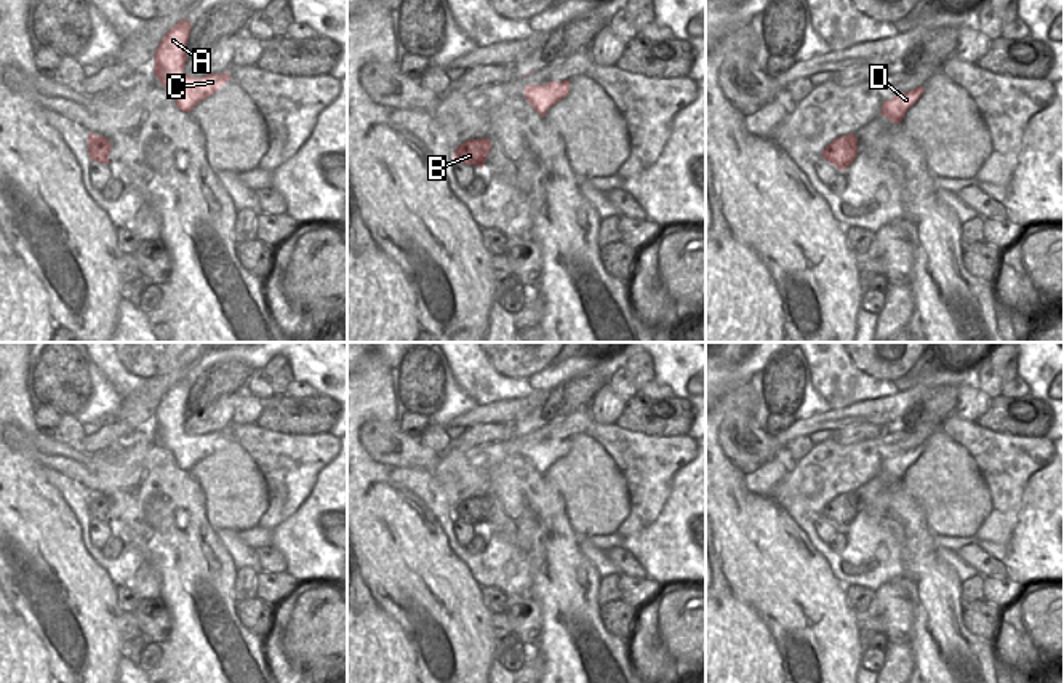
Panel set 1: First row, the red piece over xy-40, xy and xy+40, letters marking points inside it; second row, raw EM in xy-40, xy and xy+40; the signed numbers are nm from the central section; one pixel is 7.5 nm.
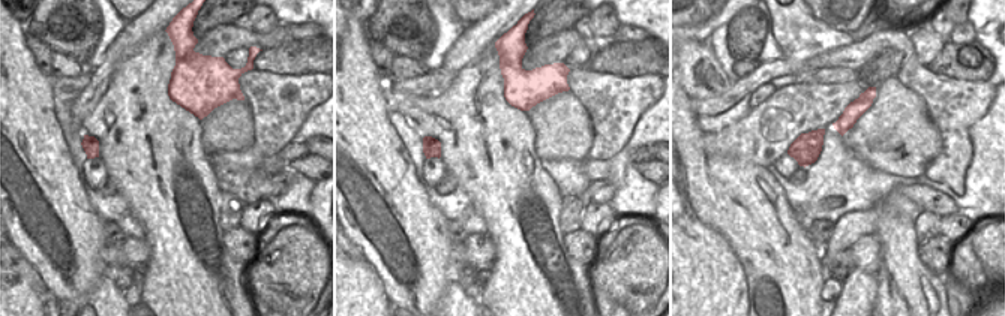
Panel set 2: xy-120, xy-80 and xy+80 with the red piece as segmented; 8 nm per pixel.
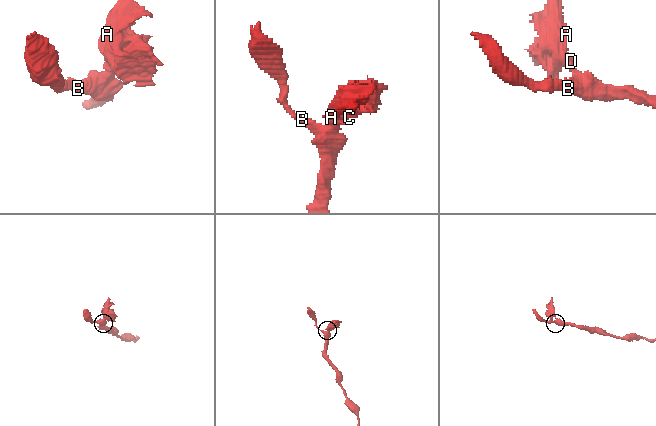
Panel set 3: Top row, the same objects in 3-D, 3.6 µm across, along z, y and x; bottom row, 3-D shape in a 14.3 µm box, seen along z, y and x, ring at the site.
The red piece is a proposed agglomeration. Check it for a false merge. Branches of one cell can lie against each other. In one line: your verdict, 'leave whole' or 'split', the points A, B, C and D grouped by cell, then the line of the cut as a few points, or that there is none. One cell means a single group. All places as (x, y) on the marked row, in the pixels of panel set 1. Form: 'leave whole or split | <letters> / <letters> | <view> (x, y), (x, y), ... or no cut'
split | A C D / B | xy+40 (908, 107), (882, 114)

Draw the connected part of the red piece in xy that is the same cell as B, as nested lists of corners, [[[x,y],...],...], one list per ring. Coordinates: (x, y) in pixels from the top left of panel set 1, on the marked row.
[[[486,138],[469,139],[456,147],[453,160],[454,163],[477,165],[482,170],[490,150],[491,142]]]

